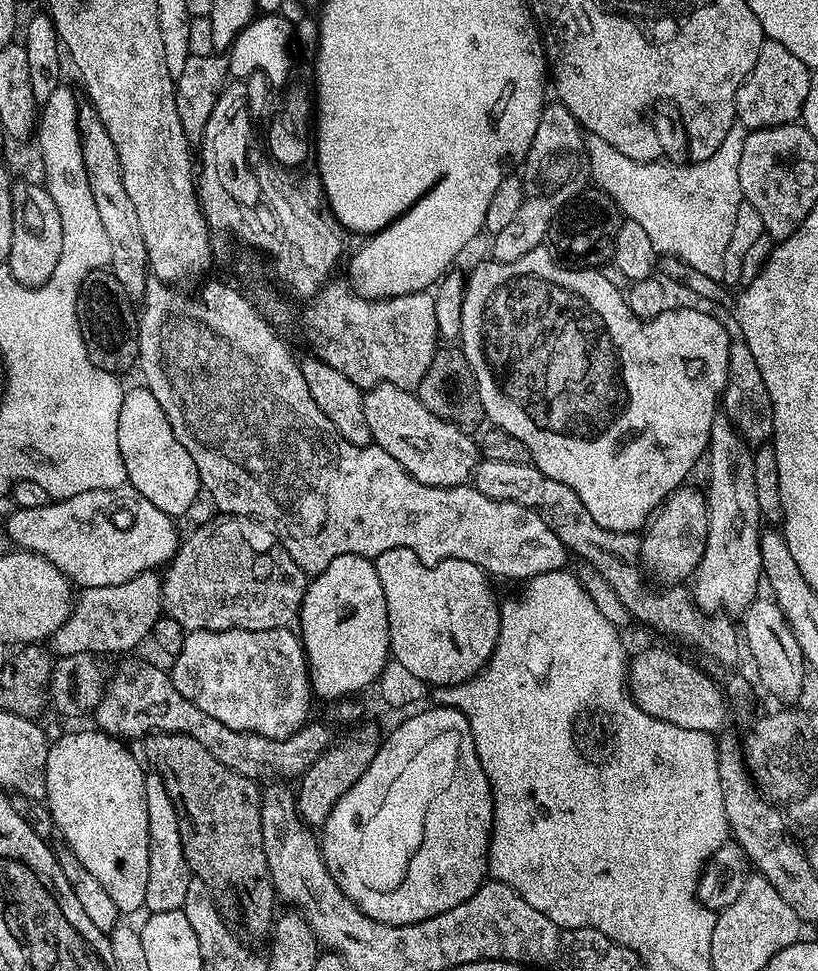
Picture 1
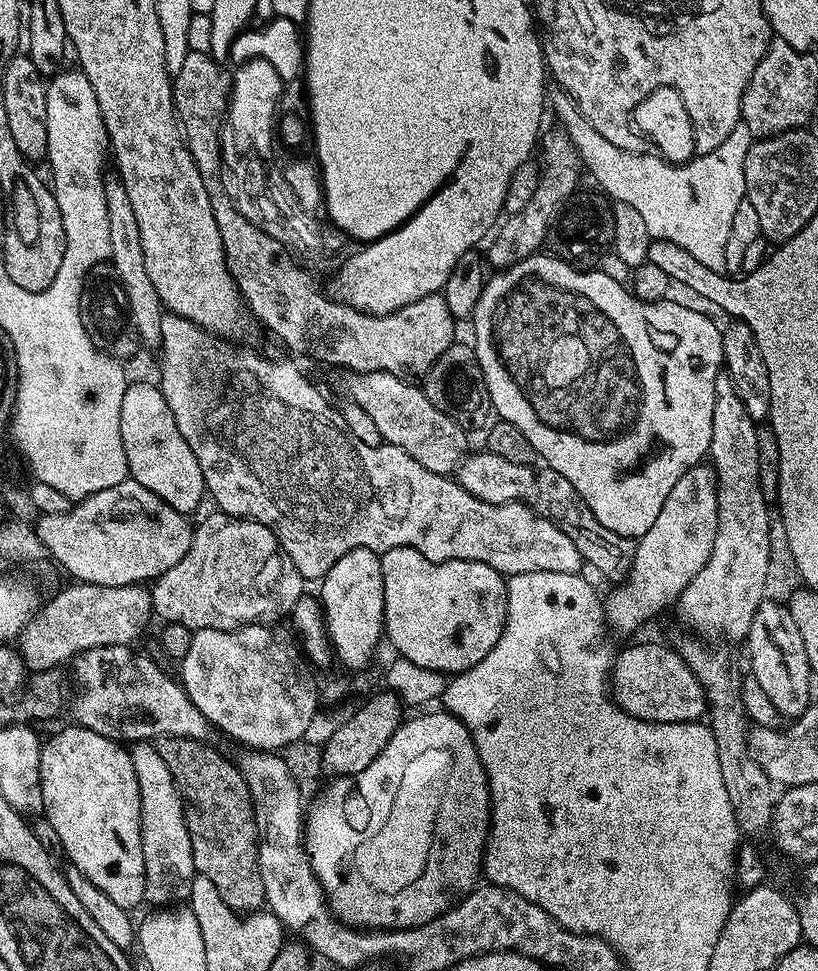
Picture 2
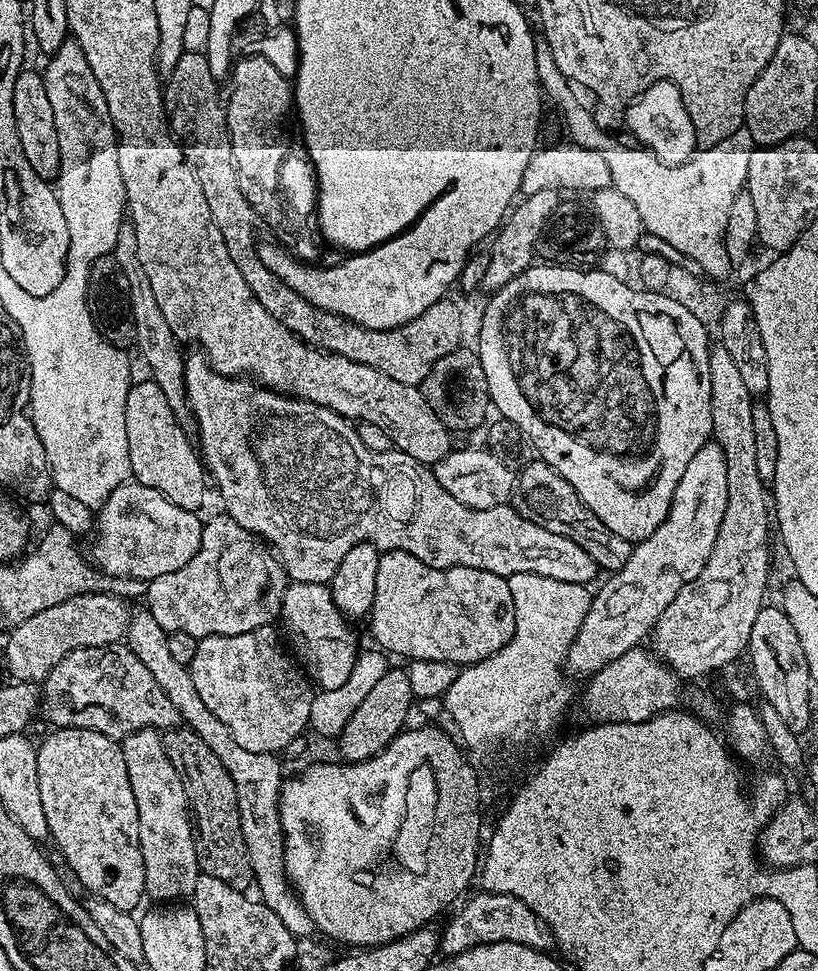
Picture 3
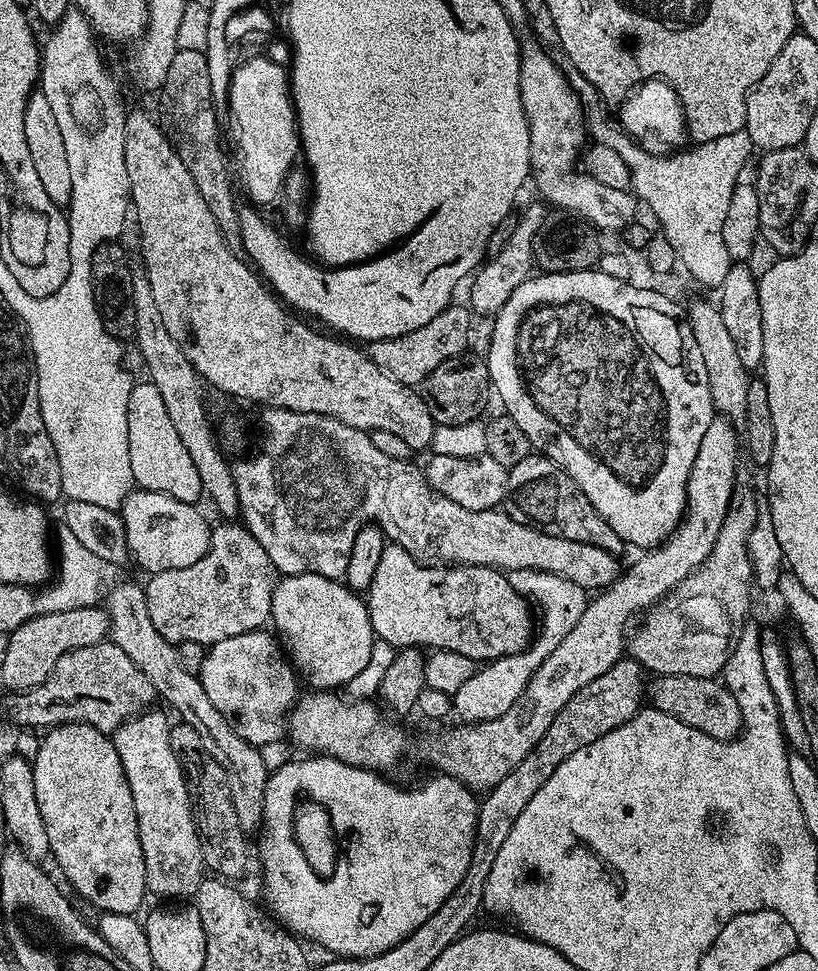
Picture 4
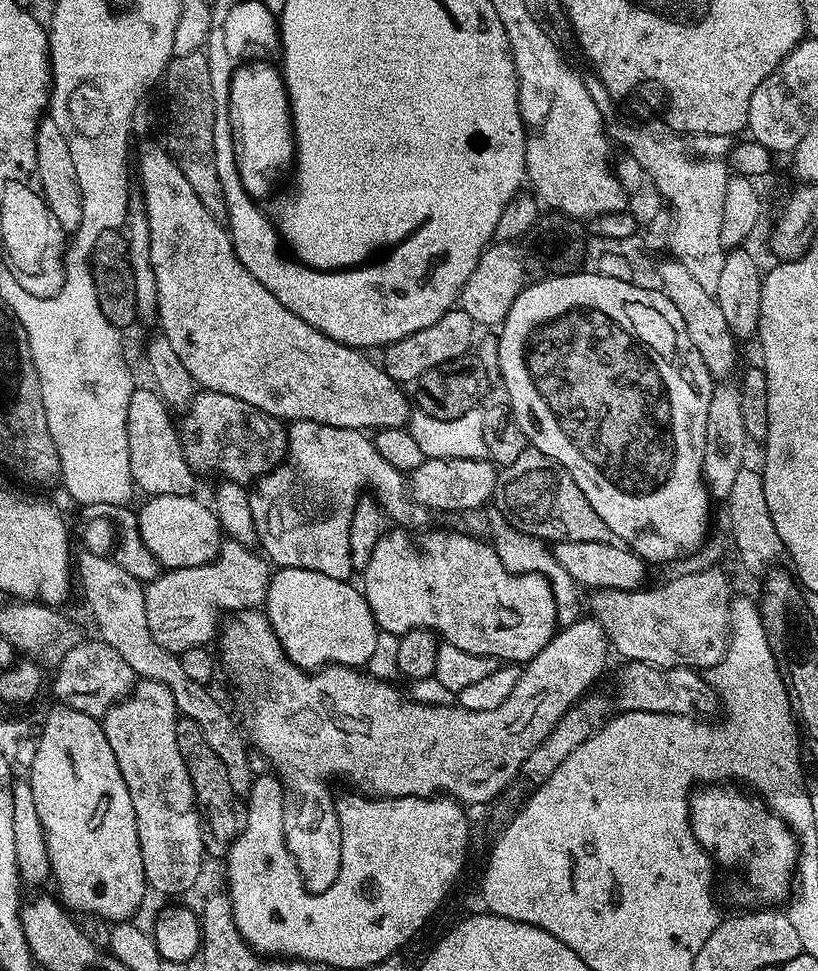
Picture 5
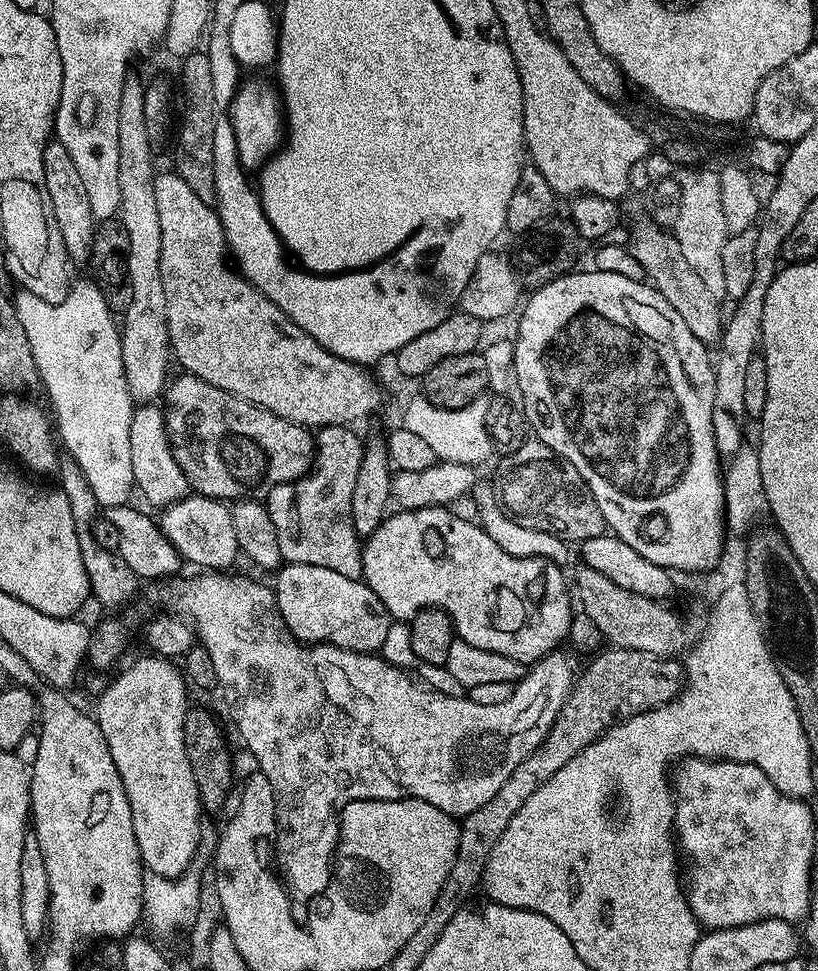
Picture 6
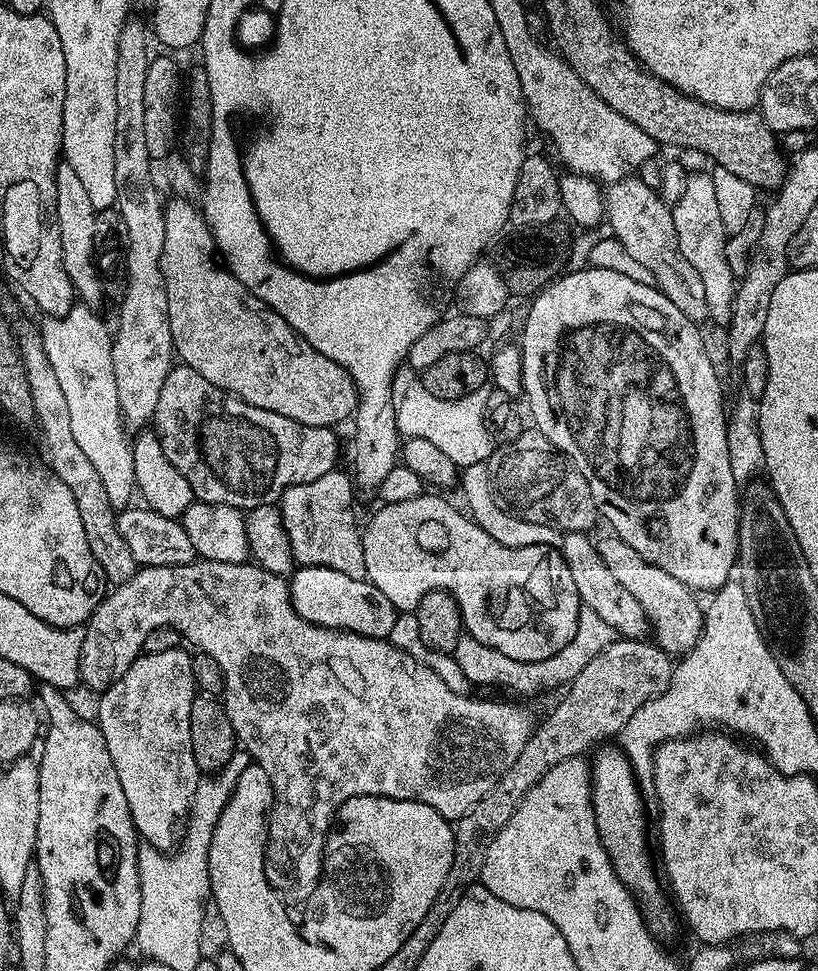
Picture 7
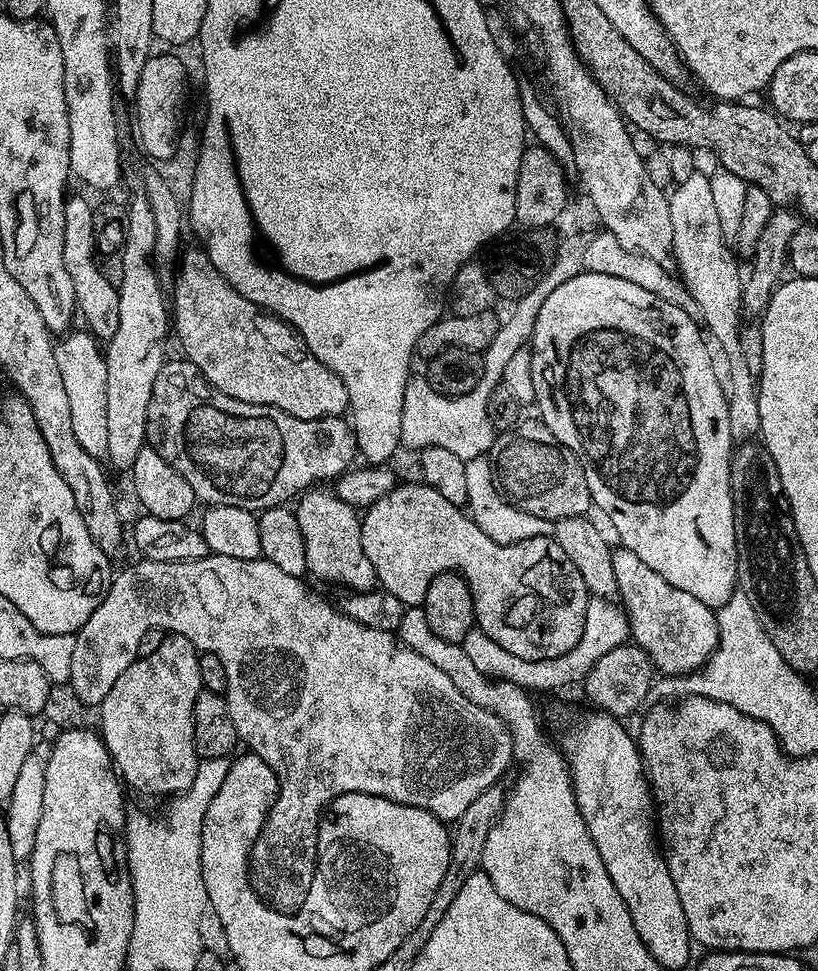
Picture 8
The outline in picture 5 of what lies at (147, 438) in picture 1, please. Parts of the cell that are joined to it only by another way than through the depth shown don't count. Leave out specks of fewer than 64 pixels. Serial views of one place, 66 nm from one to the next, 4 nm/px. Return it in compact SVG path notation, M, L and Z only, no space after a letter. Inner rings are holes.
M137 387L126 410L126 434L130 446L130 474L133 485L139 491L141 488L148 496L193 495L197 491L195 488L198 476L184 457L173 413L160 393L148 388Z

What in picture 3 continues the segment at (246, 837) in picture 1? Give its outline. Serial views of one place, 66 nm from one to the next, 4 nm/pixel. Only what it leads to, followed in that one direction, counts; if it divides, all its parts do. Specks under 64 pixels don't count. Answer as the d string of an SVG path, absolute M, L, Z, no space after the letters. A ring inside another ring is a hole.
M176 726L163 733L166 758L174 762L174 770L182 778L188 807L192 814L196 838L196 857L200 871L205 876L222 878L232 888L247 889L253 883L252 867L242 838L242 822L238 814L238 794L234 790L234 778L226 774L226 766L218 762L214 750L198 738L187 726Z

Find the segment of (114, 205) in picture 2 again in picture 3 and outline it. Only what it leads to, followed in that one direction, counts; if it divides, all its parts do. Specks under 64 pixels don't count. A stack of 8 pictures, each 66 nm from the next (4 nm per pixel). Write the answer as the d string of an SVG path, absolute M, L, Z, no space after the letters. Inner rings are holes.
M125 222L118 230L118 242L114 253L118 266L122 266L122 274L126 274L126 287L132 317L134 318L134 348L140 351L144 364L149 368L150 379L158 386L162 386L162 394L166 394L166 402L170 402L170 410L178 418L178 422L186 430L194 424L192 409L188 407L188 395L186 394L186 382L184 381L185 355L180 354L181 341L170 330L166 317L162 315L162 309L158 307L158 298L154 298L154 290L150 281L146 278L146 270L142 270L142 262L138 262L138 238L134 234L131 223Z

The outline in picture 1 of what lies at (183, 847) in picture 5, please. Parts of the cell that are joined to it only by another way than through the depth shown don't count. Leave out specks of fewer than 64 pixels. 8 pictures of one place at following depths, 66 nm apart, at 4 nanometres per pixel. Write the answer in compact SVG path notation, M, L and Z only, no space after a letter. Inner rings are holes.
M149 771L144 777L144 785L146 786L146 814L150 834L150 874L146 878L144 908L149 913L181 910L186 902L186 890L194 877L188 871L188 863L182 850L180 819L159 772Z

